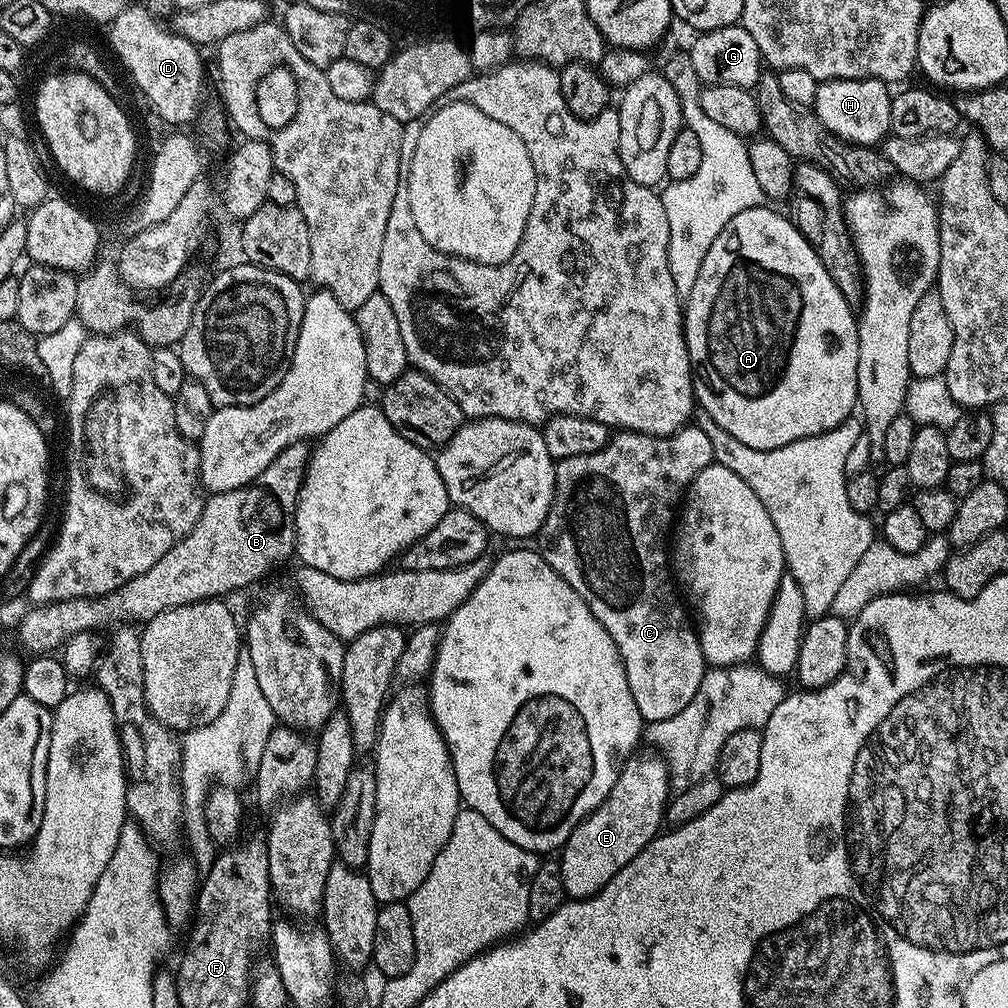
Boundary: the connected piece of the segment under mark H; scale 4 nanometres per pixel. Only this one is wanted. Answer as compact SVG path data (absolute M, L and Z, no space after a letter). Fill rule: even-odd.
M826 80L816 85L816 117L823 122L826 130L841 136L849 144L879 145L884 135L889 135L892 127L892 97L884 80Z

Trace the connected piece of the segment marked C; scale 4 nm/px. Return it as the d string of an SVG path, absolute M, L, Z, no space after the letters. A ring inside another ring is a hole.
M685 426L669 436L617 431L602 450L588 456L568 456L556 464L556 493L538 533L541 558L578 590L582 602L590 606L590 614L614 638L626 670L626 682L630 682L630 694L634 694L634 706L638 706L644 722L669 720L686 710L694 694L698 694L706 671L697 629L690 616L688 621L672 589L668 543L682 497L702 470L702 462L712 461L714 446L710 446L710 438L701 428L695 426ZM580 560L588 584L580 581Z

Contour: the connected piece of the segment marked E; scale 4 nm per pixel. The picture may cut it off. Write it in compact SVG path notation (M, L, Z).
M640 750L629 756L618 774L618 782L614 782L614 790L606 794L604 801L573 830L564 844L558 859L565 897L583 902L586 897L593 896L598 890L602 890L602 886L606 886L606 882L615 880L616 875L624 871L624 867L630 864L635 856L639 856L640 851L647 848L651 840L657 839L661 831L660 823L663 825L666 820L666 809L670 799L670 773L663 756L652 750L647 751Z

